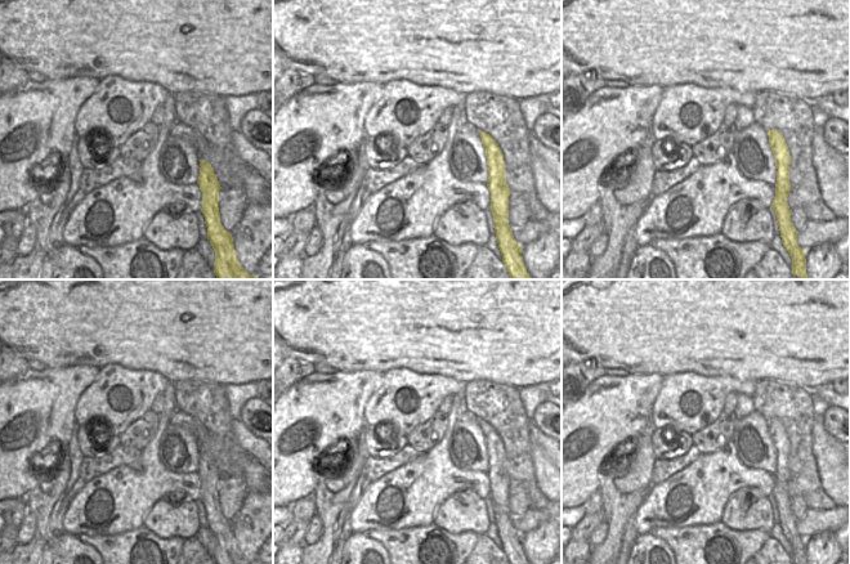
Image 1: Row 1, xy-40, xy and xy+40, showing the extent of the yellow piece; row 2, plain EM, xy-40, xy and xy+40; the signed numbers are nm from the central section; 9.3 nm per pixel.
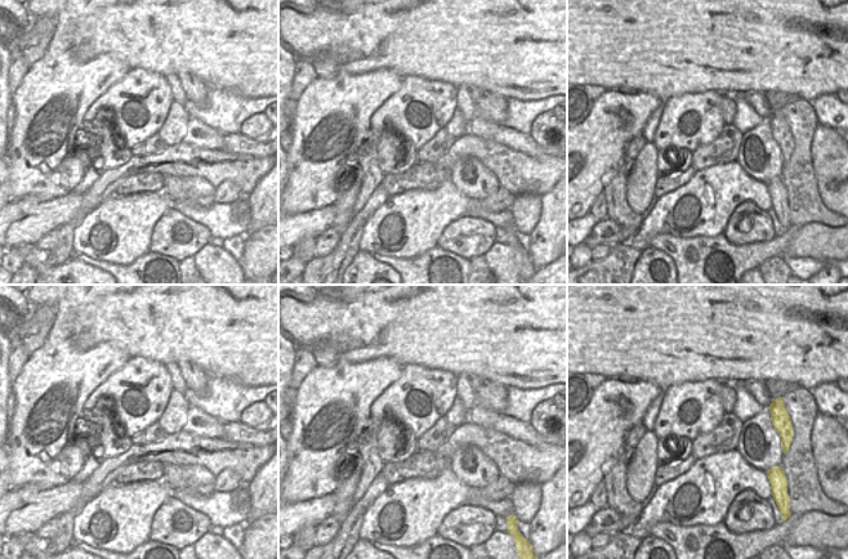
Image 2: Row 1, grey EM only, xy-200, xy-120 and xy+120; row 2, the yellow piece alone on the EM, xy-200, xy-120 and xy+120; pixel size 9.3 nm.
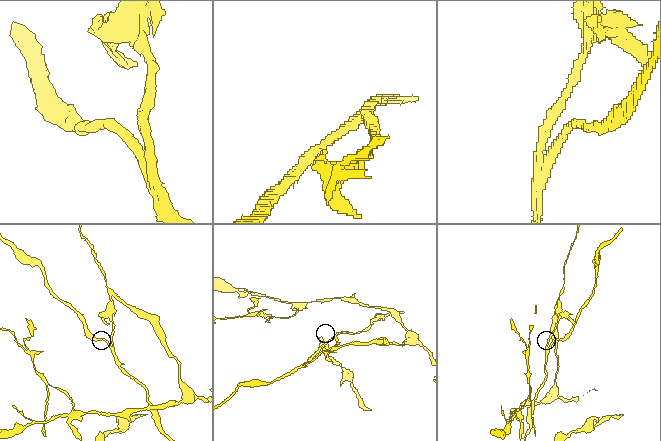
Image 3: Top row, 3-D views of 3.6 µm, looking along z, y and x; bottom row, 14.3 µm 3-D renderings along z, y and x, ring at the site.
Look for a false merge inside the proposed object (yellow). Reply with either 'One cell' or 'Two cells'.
Two cells

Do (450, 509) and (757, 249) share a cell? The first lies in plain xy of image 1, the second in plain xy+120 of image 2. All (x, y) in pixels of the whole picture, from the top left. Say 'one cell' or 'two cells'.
two cells

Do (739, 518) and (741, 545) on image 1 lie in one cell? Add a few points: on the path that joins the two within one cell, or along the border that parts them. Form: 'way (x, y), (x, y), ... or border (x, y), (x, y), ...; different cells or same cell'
border (720, 520), (732, 529), (764, 529), (769, 533); different cells

